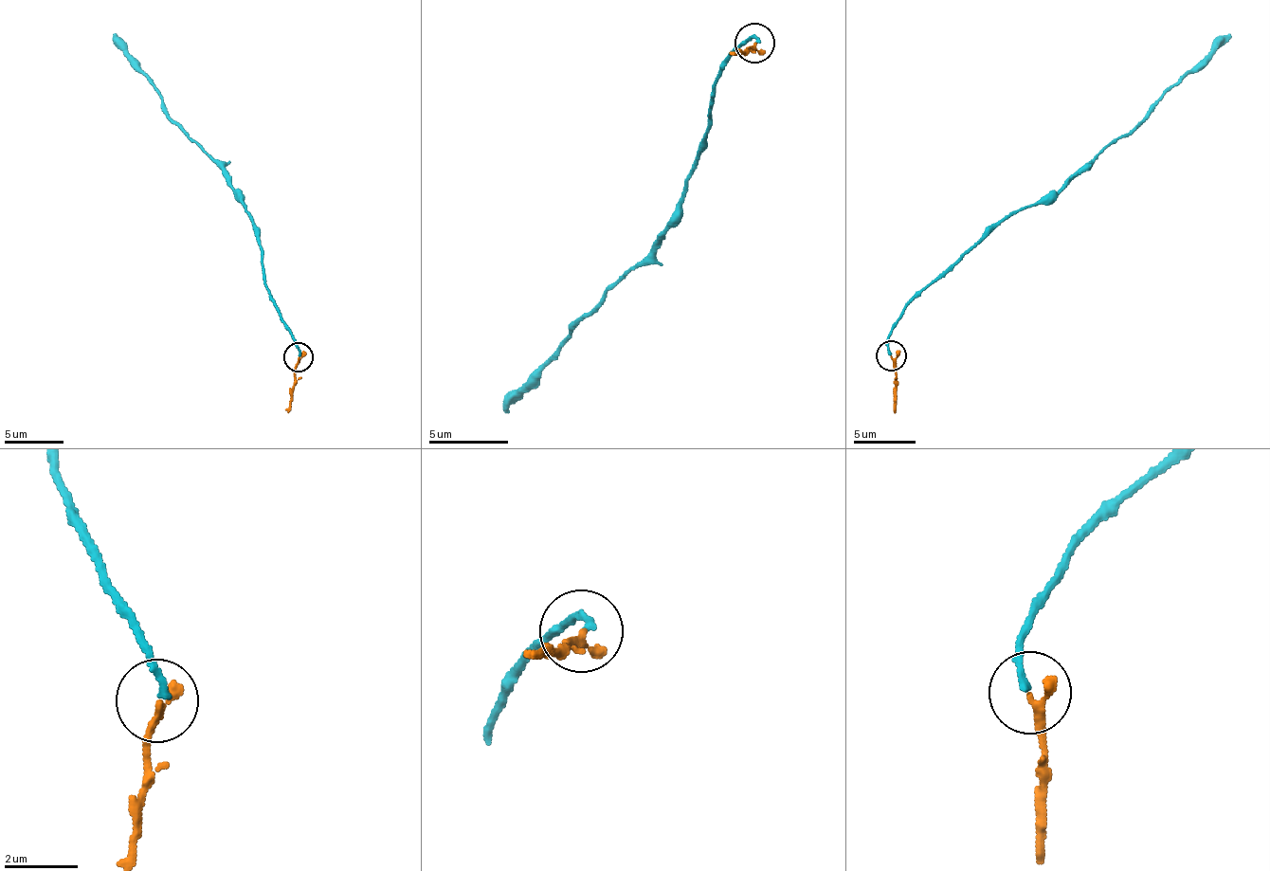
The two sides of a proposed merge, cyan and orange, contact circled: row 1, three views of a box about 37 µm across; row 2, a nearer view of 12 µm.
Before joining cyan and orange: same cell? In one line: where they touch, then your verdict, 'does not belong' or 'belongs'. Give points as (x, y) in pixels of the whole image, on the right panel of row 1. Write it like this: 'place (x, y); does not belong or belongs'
place (891, 355); does not belong

